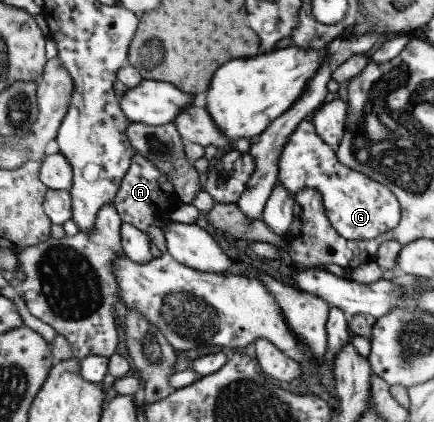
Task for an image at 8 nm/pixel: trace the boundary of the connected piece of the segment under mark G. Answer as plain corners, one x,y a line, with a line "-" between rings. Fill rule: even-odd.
302,120
290,134
278,160
276,183
280,183
290,197
304,187
317,189
322,197
324,213
334,231
346,240
370,240
395,228
399,222
399,204
386,186
368,175
349,170
337,162
335,152
322,141
310,120

